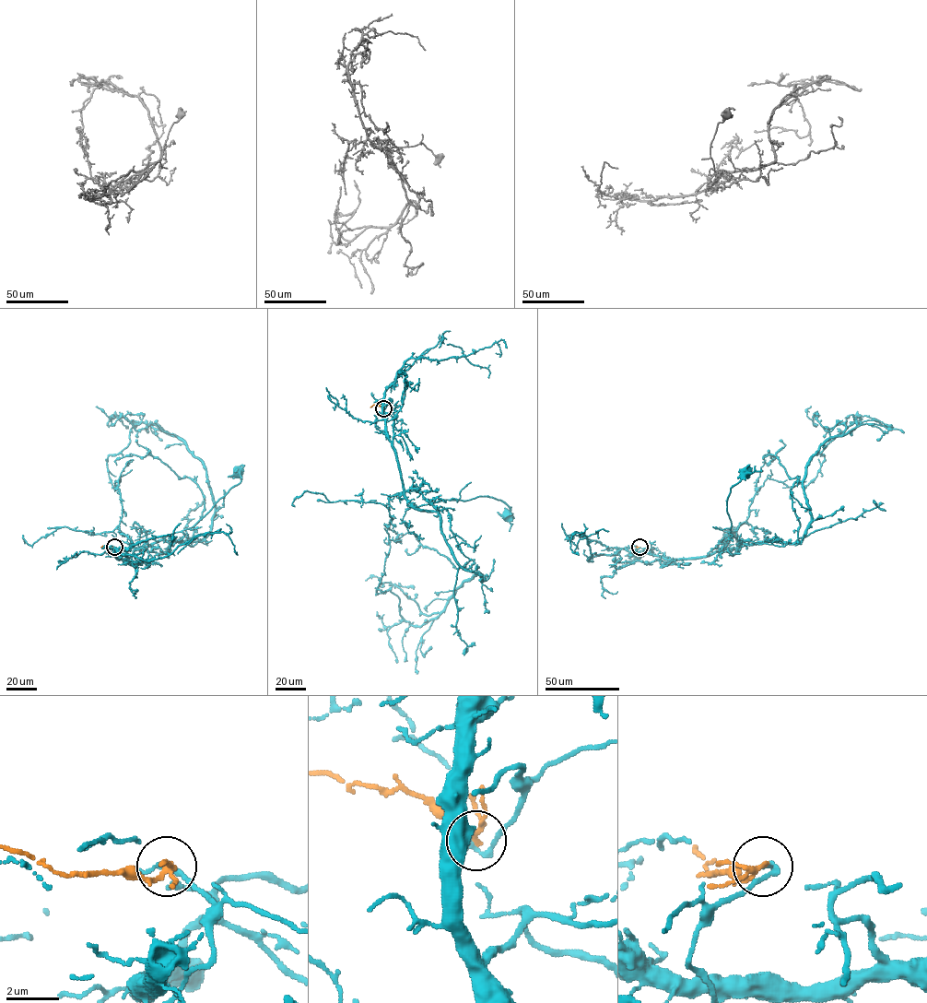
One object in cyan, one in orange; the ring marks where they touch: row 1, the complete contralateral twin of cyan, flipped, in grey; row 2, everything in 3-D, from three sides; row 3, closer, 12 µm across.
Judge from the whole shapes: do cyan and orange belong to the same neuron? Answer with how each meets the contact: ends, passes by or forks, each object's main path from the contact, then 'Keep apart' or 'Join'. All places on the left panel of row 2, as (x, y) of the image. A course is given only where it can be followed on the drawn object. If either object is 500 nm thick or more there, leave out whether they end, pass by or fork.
At the ring cyan ends. At the ring orange forks. Course of cyan: (114, 548), (119, 559), (128, 559), (147, 540), (193, 526), (238, 484), (238, 471). Course of orange: (114, 548), (100, 547). Keep apart

